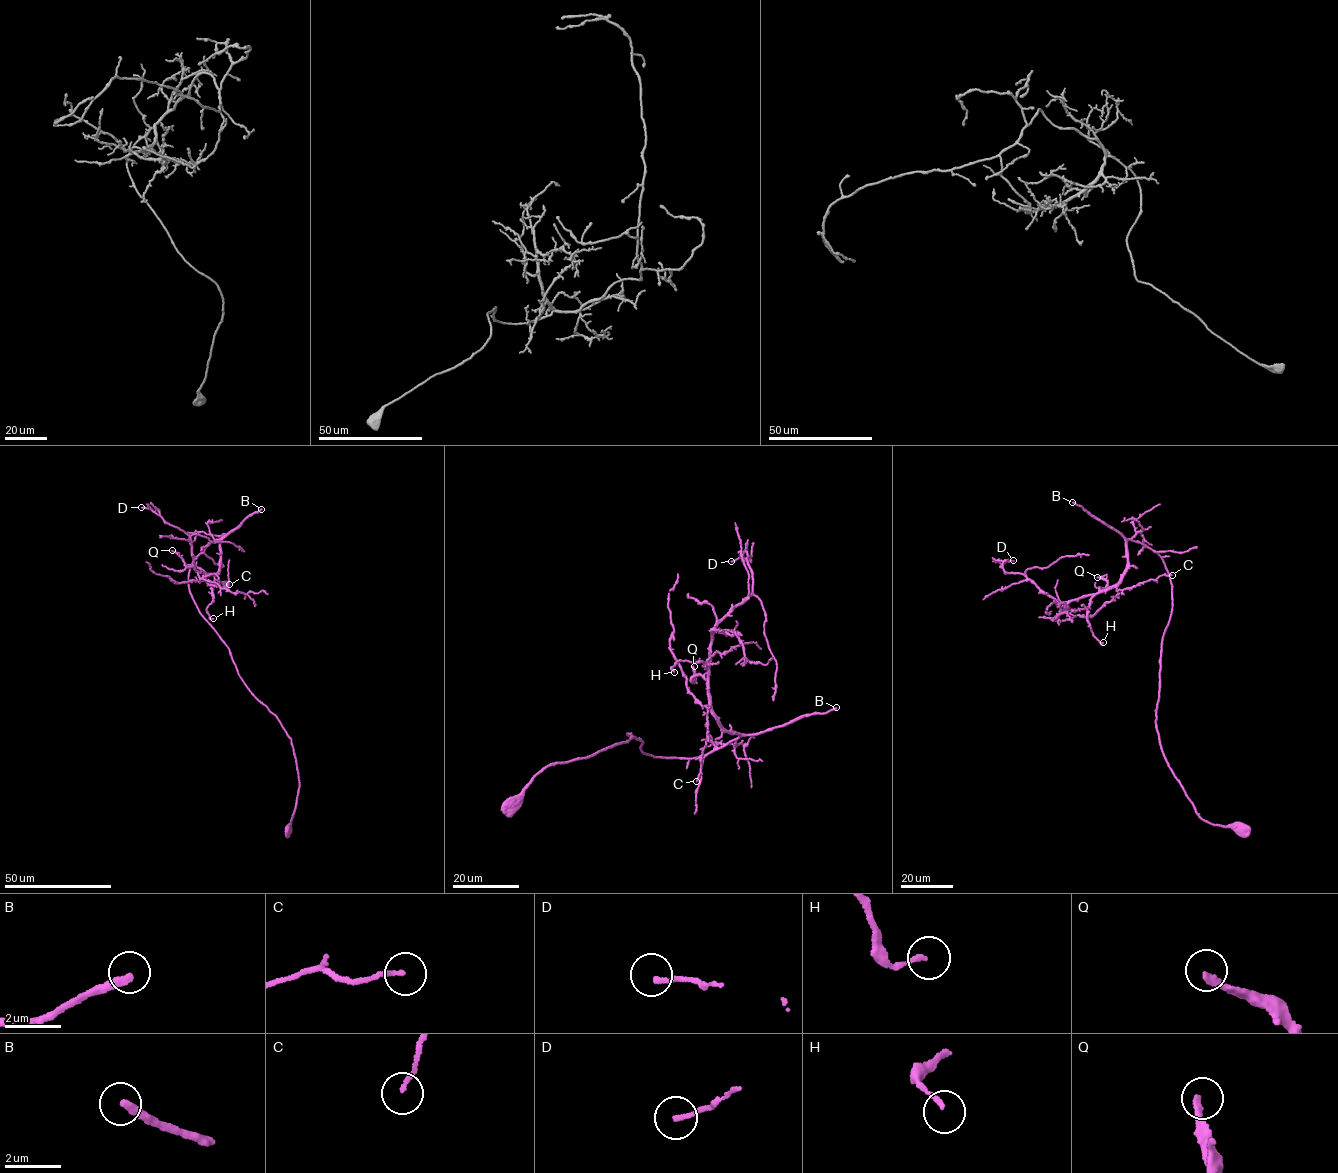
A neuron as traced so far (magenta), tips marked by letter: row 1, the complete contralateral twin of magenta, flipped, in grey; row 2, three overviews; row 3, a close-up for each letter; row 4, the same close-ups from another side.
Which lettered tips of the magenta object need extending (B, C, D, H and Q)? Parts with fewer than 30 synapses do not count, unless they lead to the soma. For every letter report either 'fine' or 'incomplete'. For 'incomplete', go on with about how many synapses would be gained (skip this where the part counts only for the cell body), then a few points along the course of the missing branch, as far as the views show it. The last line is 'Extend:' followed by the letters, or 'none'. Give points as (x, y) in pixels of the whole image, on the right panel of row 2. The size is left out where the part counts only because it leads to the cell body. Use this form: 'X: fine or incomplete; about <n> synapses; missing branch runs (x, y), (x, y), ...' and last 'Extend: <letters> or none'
B: incomplete; about 200 synapses; missing branch runs (1072, 502), (1050, 493), (1047, 538), (1039, 567), (1005, 596), (1009, 610), (1028, 625), (1047, 629), (1046, 634)
C: fine
D: fine
H: fine
Q: incomplete; about 35 synapses; missing branch runs (1097, 577), (1094, 578), (1094, 573), (1083, 565), (1077, 579), (1060, 581)
Extend: B, Q

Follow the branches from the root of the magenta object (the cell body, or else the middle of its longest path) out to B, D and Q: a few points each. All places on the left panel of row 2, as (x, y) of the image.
B: (288, 830), (299, 782), (291, 739), (239, 676), (188, 585), (191, 564), (206, 546), (261, 509)
D: (288, 830), (291, 739), (189, 589), (191, 564), (219, 541), (219, 569), (196, 571), (189, 536), (141, 507)
Q: (288, 830), (299, 782), (291, 739), (189, 589), (191, 564), (219, 541), (215, 573), (185, 566), (172, 550)

